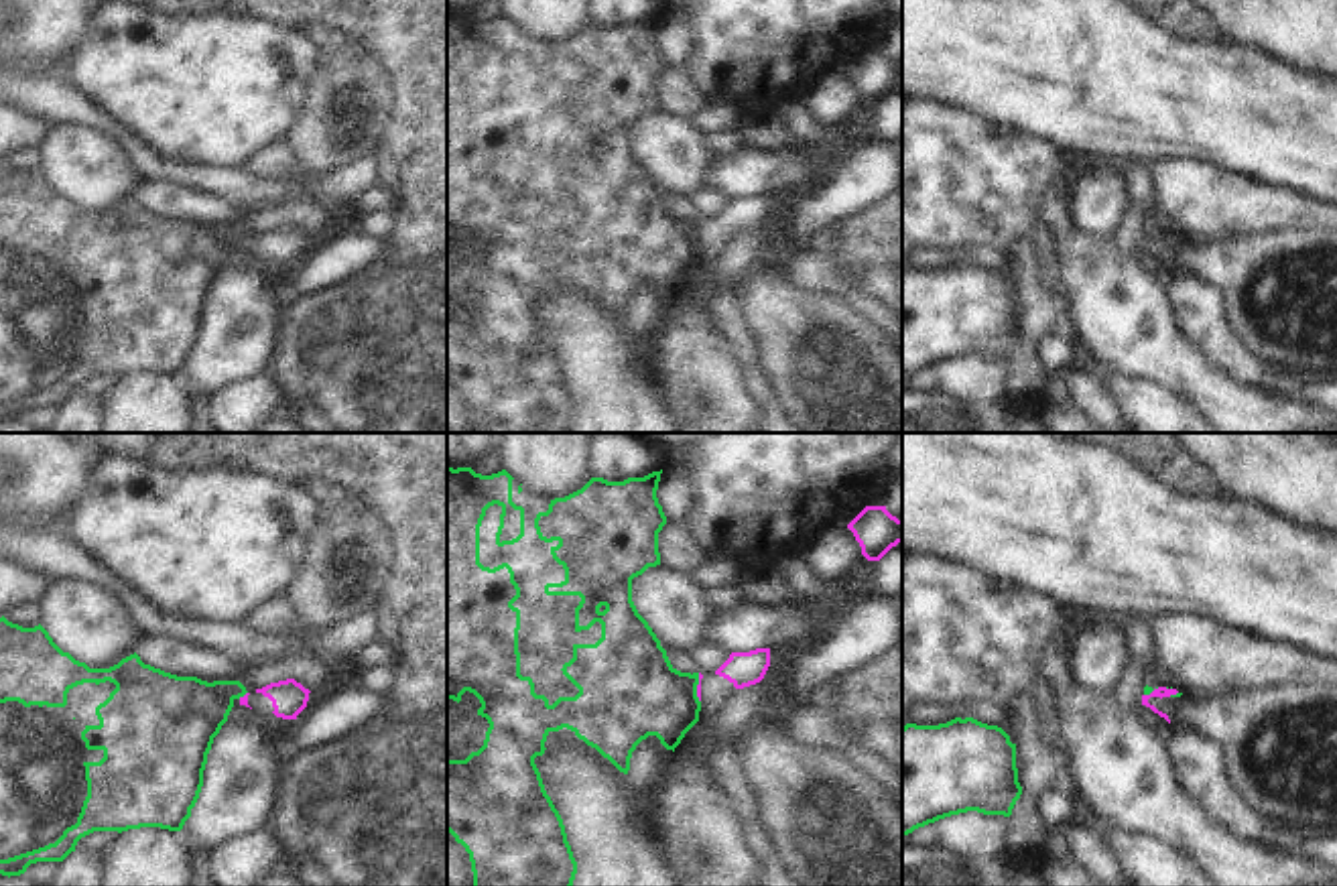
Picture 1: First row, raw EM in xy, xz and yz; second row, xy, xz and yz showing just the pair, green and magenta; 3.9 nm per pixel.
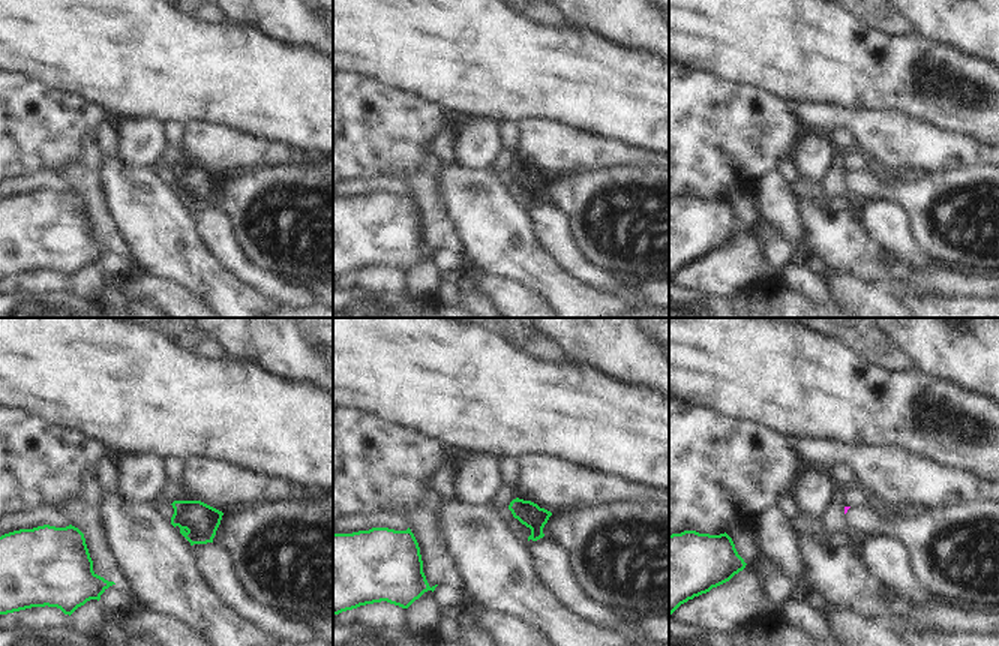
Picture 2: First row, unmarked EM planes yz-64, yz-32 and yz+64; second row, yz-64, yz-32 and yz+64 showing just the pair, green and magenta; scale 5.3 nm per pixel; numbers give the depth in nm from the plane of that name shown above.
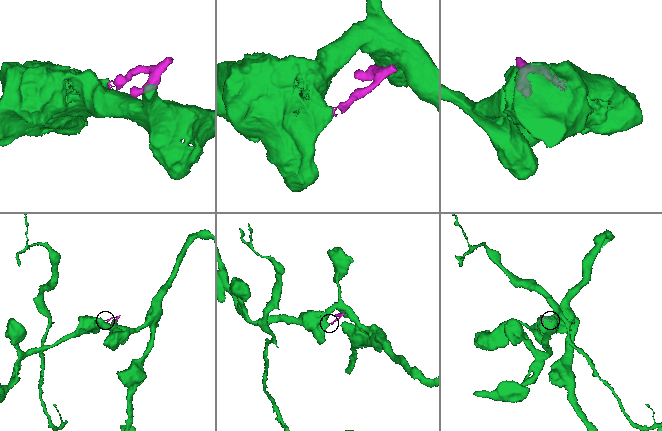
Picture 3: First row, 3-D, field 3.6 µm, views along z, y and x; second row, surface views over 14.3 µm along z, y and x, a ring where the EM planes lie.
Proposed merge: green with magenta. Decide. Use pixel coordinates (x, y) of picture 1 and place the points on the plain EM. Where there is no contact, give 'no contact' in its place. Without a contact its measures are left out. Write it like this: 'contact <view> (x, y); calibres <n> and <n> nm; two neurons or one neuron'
contact xz (695, 232); calibres 380 and 20 nm; two neurons

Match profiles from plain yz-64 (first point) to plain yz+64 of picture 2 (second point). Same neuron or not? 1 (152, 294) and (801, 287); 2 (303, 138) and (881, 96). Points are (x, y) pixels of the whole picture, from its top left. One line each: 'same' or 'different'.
1: different
2: same

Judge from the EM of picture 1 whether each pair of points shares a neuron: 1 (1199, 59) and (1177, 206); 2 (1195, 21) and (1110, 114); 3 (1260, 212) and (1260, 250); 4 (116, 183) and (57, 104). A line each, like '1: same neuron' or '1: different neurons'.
1: different neurons
2: different neurons
3: different neurons
4: different neurons

